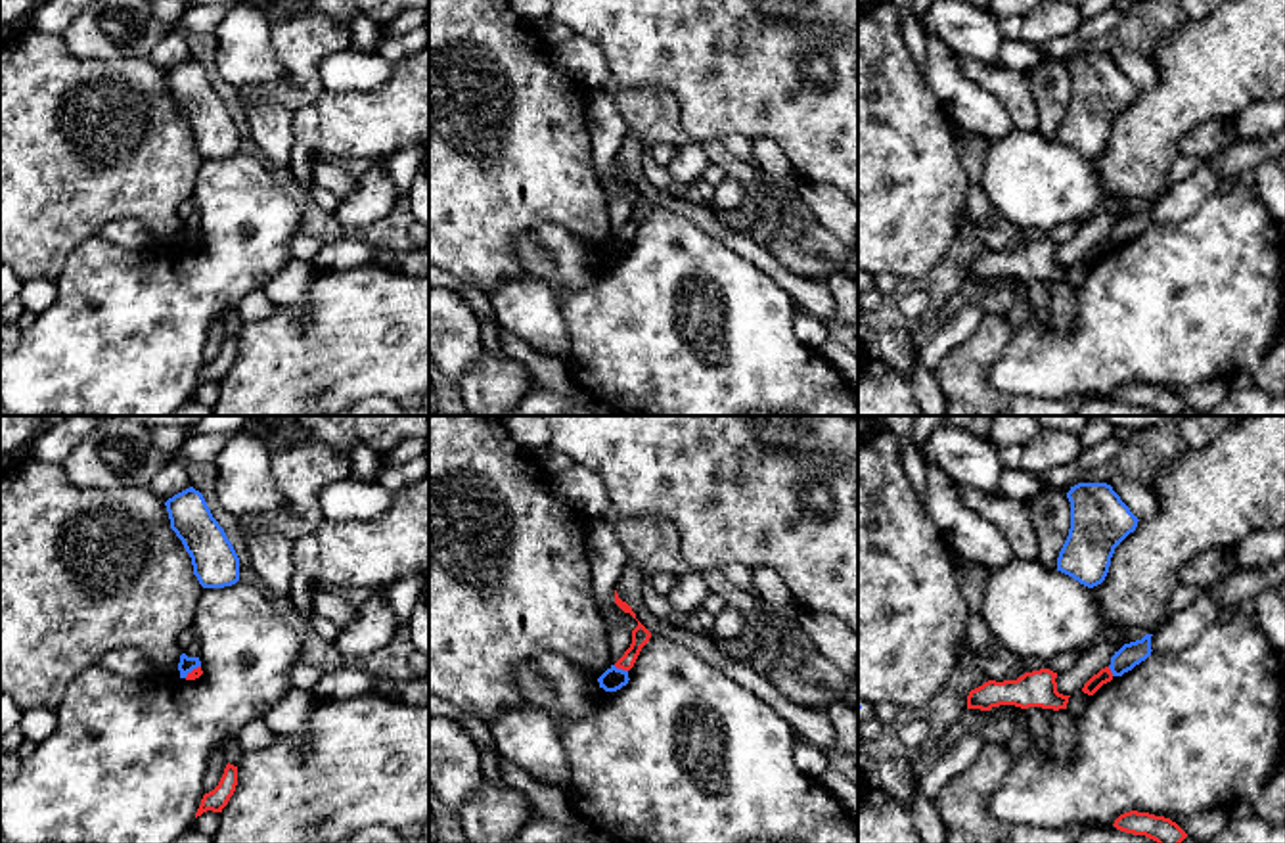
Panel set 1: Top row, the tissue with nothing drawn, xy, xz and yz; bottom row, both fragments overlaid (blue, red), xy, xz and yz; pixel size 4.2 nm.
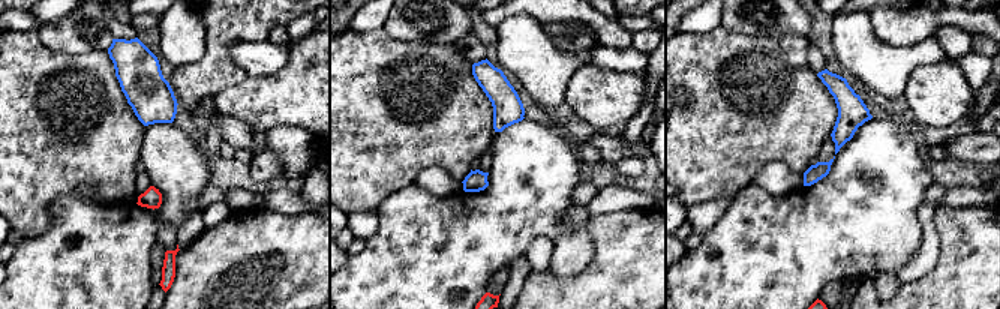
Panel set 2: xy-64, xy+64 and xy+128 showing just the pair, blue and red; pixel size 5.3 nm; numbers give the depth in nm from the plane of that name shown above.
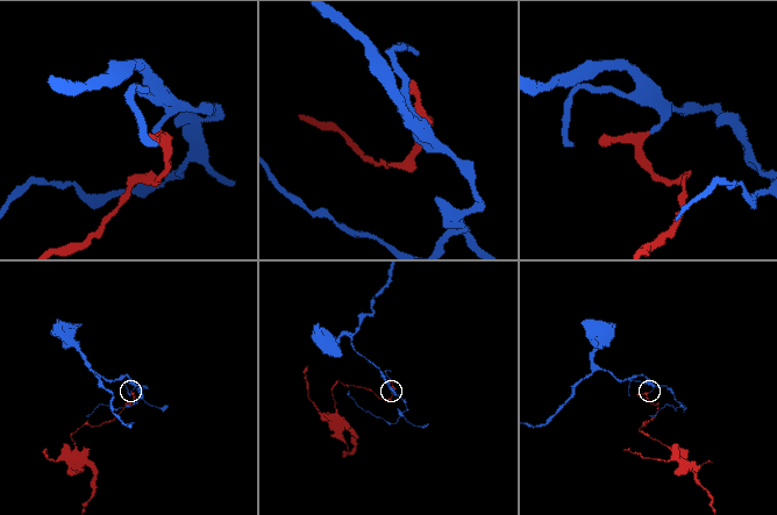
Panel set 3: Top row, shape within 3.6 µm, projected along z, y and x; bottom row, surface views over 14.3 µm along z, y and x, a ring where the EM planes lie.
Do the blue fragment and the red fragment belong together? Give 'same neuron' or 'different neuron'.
different neuron

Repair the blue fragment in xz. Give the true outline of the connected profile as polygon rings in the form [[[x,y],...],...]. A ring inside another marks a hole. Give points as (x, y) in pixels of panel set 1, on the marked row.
[[[611,665],[599,678],[599,688],[603,688],[605,692],[617,692],[622,686],[628,684],[628,671],[617,669],[615,665]]]

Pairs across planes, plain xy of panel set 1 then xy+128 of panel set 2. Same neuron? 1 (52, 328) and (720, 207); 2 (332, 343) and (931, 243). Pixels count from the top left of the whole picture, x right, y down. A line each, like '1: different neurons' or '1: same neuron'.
1: different neurons
2: different neurons

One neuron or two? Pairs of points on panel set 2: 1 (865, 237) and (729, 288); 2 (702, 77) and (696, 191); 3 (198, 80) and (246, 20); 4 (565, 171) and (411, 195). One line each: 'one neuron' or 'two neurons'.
1: one neuron
2: one neuron
3: one neuron
4: one neuron

